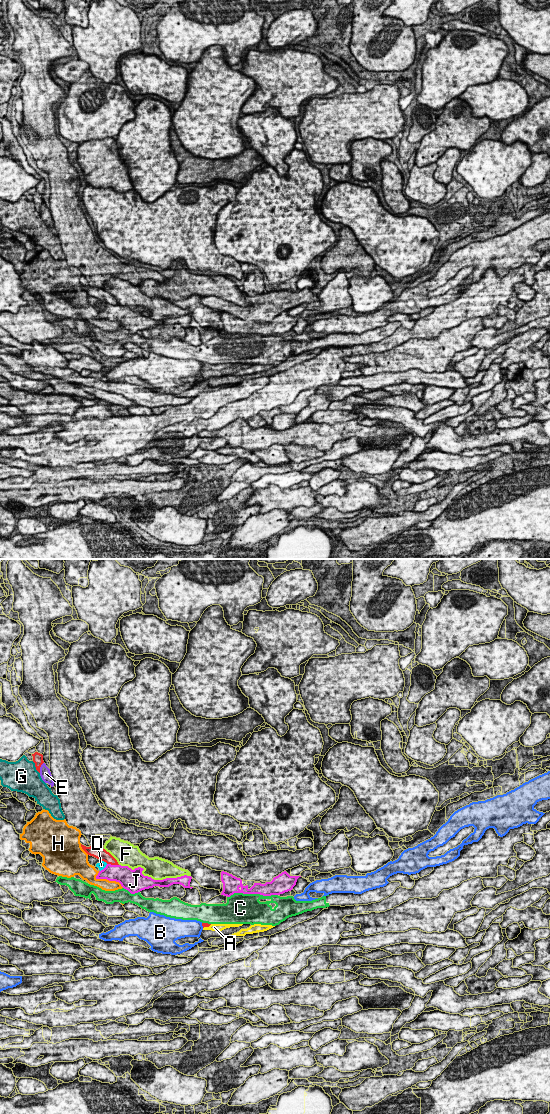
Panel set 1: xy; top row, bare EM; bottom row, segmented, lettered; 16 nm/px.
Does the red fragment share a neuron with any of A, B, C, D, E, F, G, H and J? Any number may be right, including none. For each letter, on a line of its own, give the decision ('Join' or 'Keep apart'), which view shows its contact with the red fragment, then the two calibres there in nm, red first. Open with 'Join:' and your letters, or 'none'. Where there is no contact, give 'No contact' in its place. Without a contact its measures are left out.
Join: A
A: Join. Touches red in xy. Thickness 60 nm (red) against 130 nm
B: Keep apart. Touches red in xy. Thickness 60 nm (red) against 280 nm
C: Keep apart. Touches red in xy. Thickness 60 nm (red) against 320 nm
D: Keep apart. Touches red in xy. Thickness 190 nm (red) against 140 nm
E: Keep apart. Touches red in xy. Thickness 160 nm (red) against 170 nm
F: Keep apart. Touches red in xy. Thickness 190 nm (red) against 380 nm
G: Keep apart. Touches red in xy. Thickness 160 nm (red) against 480 nm
H: Keep apart. Touches red in xy. Thickness 170 nm (red) against 500 nm
J: Keep apart. Touches red in xy. Thickness 190 nm (red) against 300 nm

